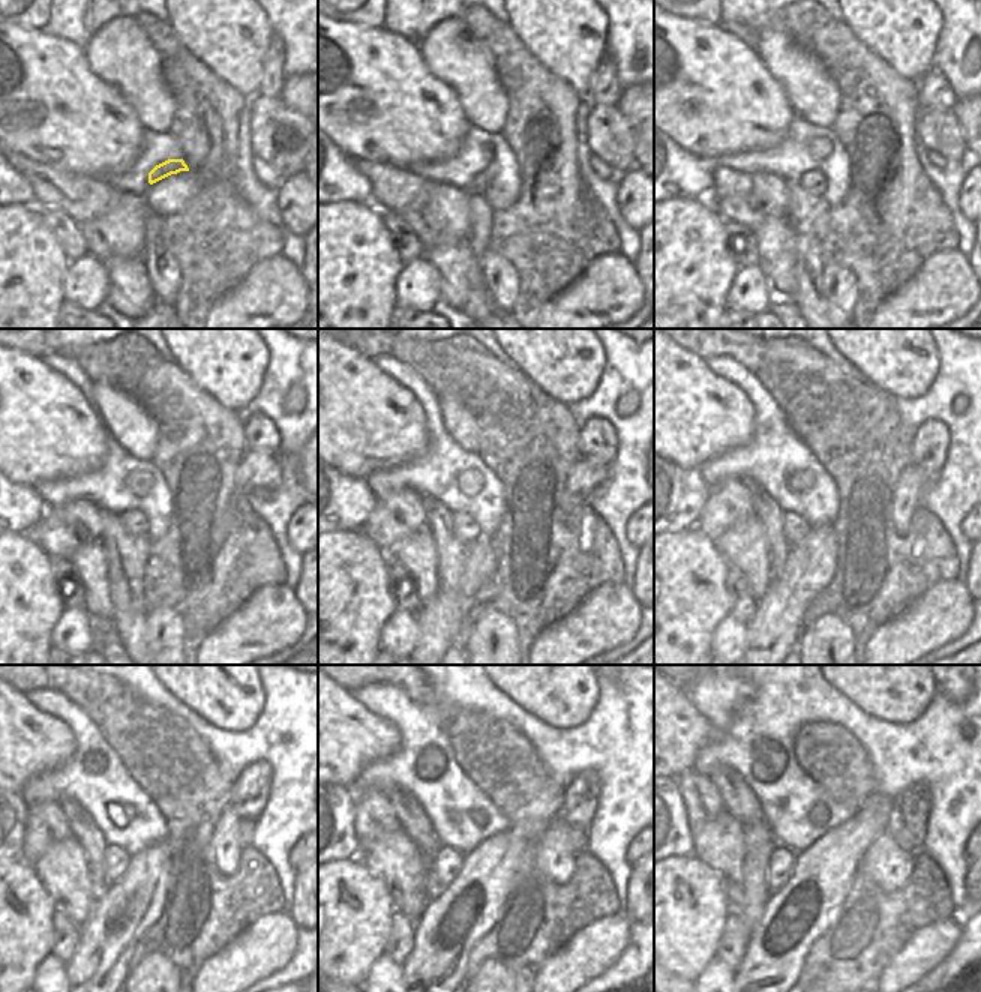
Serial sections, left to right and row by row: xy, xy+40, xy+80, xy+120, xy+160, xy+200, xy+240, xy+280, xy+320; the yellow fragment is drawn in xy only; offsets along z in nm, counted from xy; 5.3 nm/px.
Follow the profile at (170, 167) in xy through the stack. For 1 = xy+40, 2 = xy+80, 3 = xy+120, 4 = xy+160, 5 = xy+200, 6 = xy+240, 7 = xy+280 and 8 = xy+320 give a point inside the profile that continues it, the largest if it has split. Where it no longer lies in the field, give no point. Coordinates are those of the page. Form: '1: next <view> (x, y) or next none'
1: next xy+40 (480, 182)
2: next xy+80 (813, 182)
3: next xy+120 (134, 521)
4: next xy+160 (465, 529)
5: next xy+200 (794, 527)
6: next xy+240 (116, 860)
7: next xy+280 (447, 862)
8: next xy+320 (782, 860)

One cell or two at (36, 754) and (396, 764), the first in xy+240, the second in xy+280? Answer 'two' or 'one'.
two

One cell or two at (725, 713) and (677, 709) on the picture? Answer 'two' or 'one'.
two

